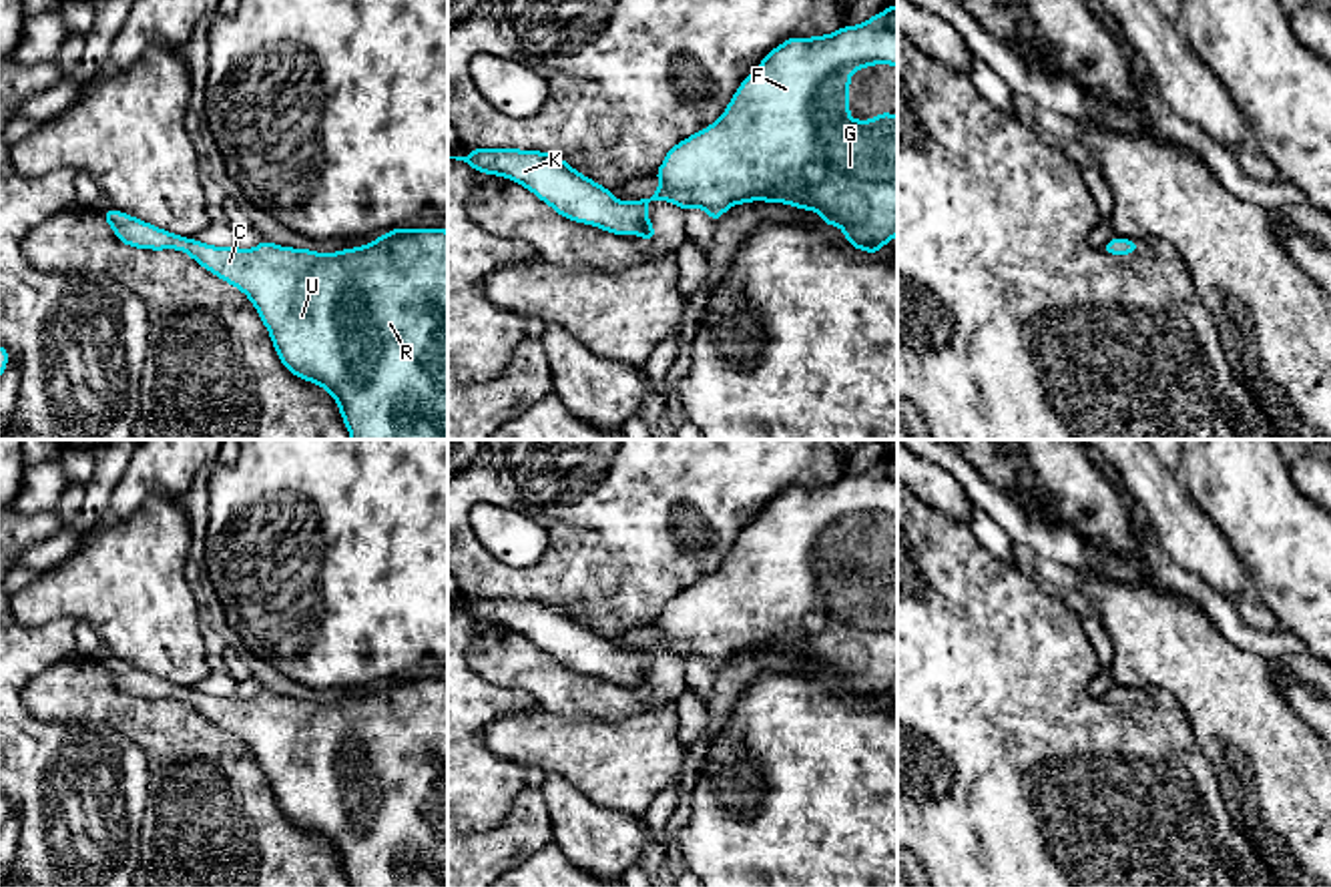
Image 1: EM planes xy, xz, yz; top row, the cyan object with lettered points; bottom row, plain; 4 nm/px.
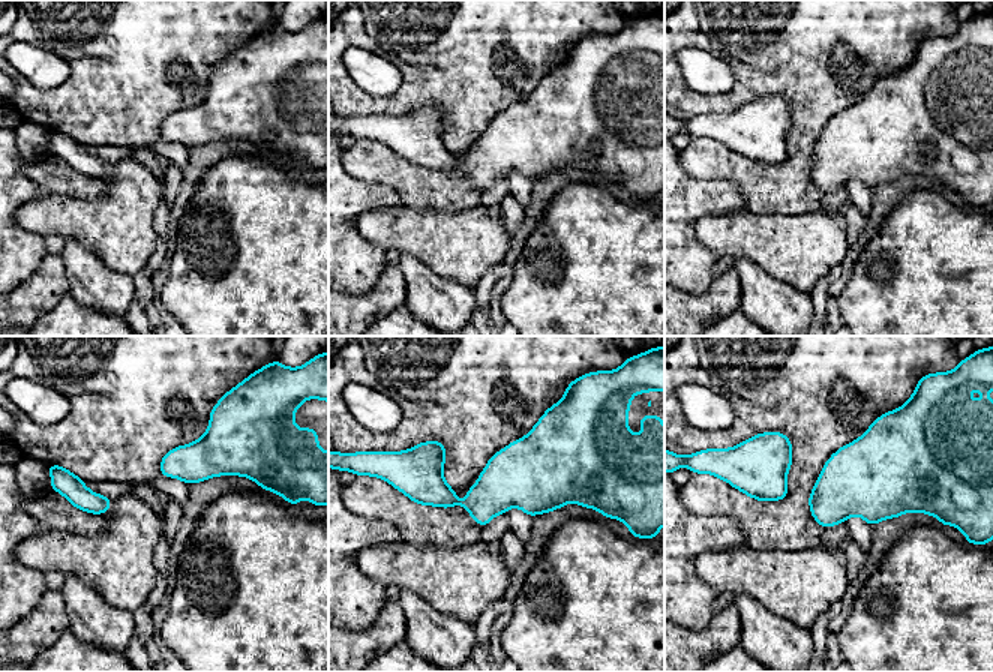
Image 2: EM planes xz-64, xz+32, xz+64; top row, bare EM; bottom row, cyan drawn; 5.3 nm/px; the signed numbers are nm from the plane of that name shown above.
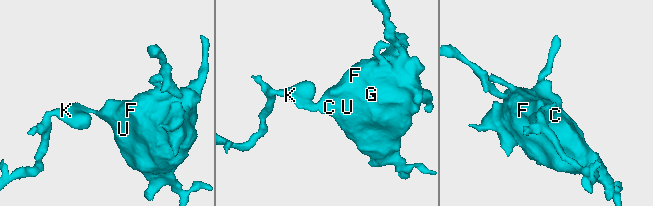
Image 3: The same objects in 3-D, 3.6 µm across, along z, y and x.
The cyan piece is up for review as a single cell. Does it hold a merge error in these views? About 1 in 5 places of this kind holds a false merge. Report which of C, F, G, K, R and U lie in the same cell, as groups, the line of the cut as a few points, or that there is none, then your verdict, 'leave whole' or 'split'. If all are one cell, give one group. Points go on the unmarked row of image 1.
groups C F G K R U; cut none; leave whole

